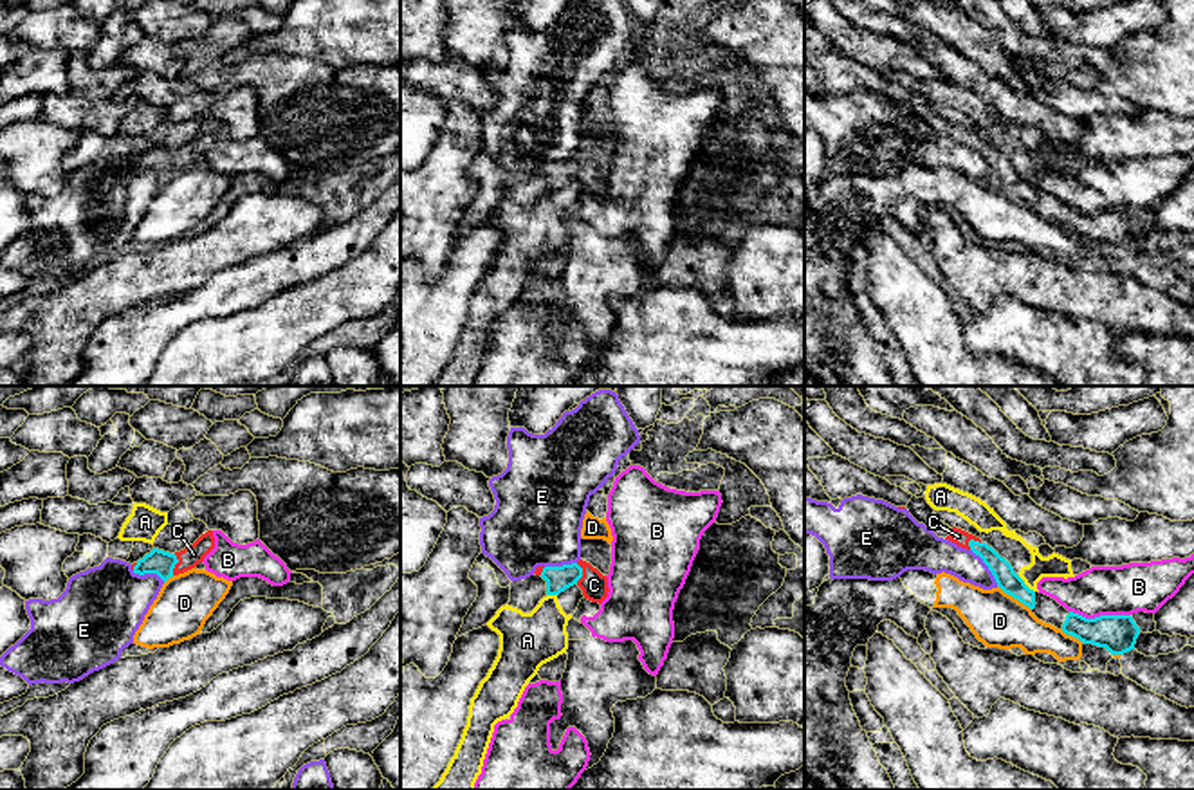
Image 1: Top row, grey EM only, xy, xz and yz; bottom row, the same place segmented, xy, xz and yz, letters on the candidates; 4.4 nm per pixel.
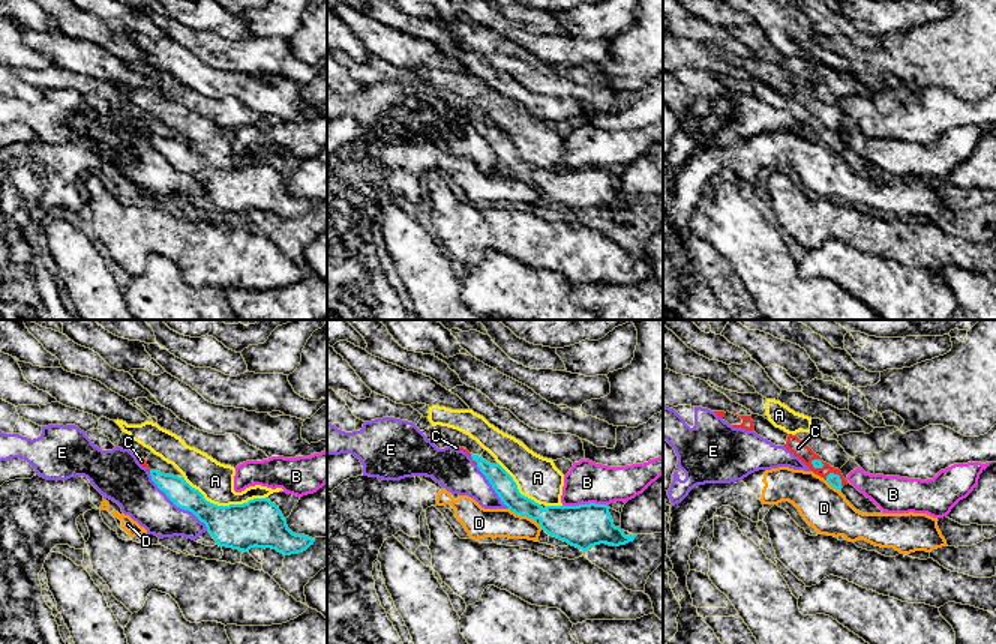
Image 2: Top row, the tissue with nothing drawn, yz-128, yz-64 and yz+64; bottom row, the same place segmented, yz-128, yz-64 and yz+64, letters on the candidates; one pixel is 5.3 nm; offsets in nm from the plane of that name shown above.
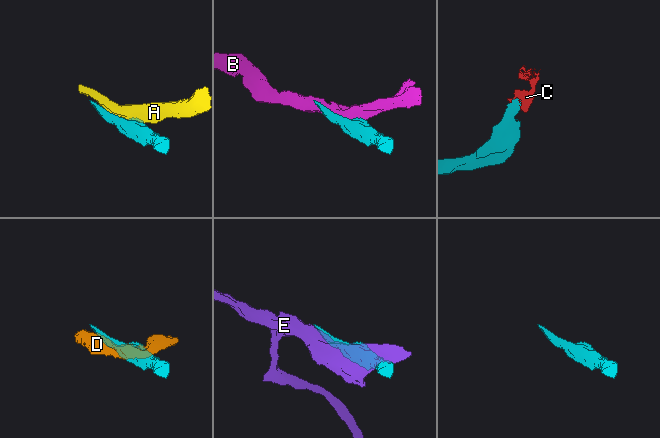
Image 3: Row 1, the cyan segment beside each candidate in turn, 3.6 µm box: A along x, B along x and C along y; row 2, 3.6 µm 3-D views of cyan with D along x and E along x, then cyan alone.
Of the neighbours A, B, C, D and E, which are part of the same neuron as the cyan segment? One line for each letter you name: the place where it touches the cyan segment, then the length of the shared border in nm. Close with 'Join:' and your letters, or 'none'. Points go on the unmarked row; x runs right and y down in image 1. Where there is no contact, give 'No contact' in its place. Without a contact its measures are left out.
C: Touches cyan at xy (174, 161). Shared border 100 nm
Join: C

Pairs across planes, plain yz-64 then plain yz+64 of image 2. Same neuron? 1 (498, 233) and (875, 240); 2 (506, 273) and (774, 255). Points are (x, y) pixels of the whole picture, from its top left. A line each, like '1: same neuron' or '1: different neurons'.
1: same neuron
2: different neurons

